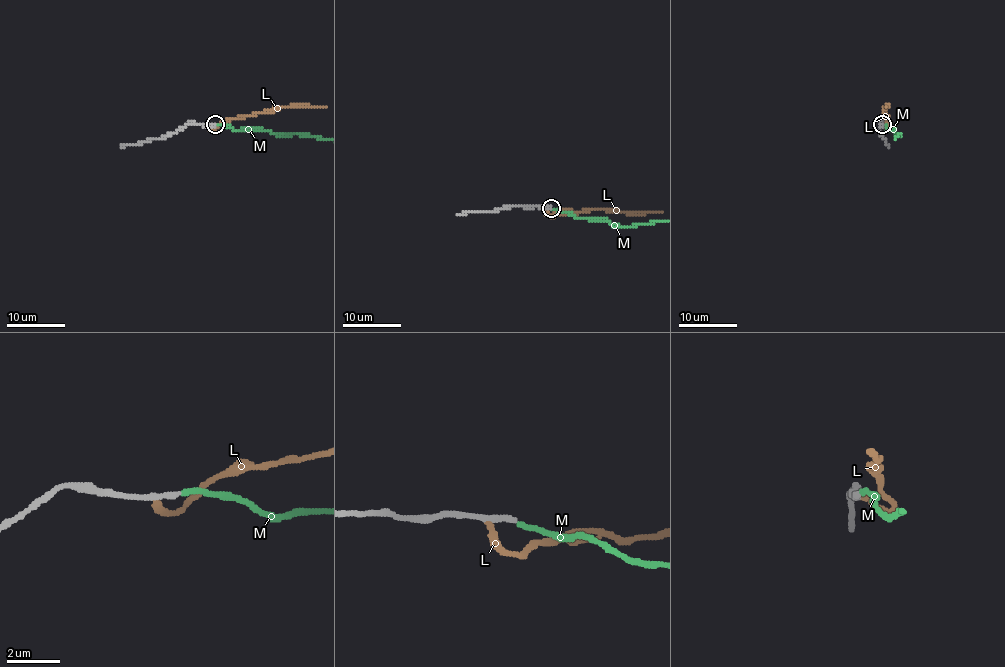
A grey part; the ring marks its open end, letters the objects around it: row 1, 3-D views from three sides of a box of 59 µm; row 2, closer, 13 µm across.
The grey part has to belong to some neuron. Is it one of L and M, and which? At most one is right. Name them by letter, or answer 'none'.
M

